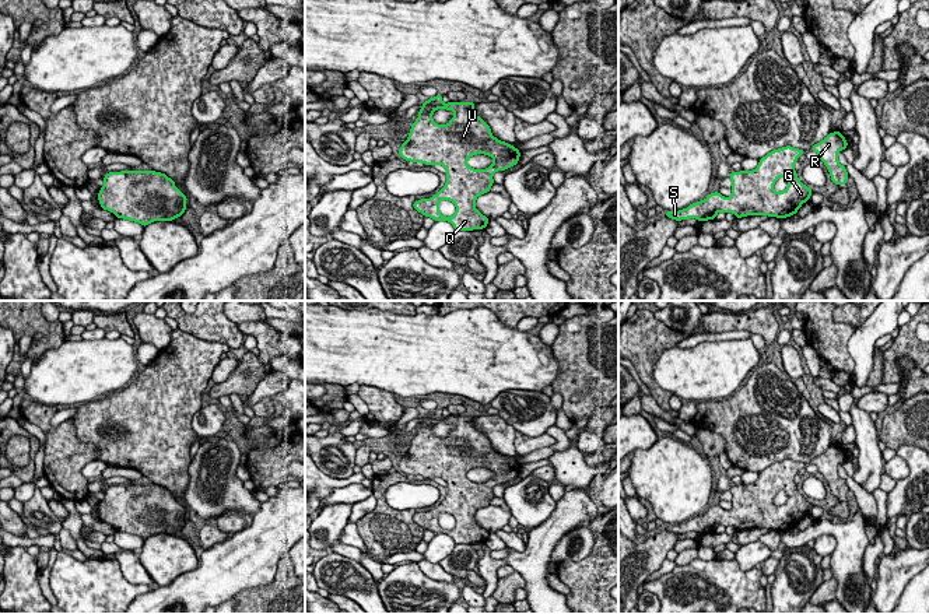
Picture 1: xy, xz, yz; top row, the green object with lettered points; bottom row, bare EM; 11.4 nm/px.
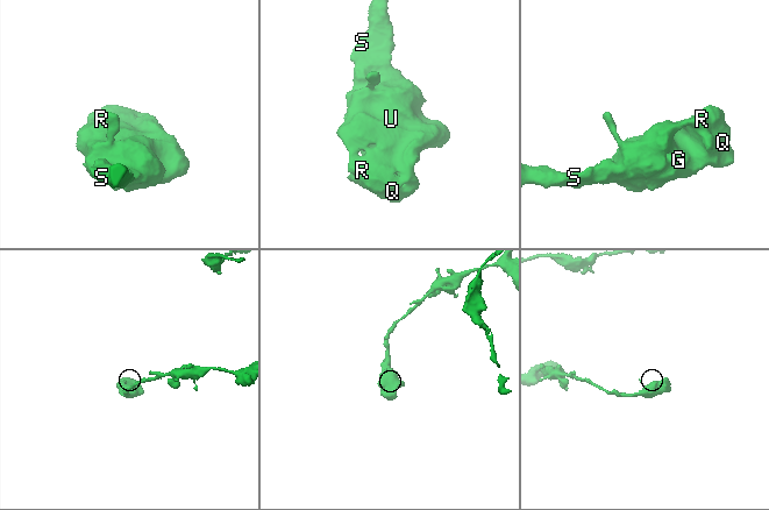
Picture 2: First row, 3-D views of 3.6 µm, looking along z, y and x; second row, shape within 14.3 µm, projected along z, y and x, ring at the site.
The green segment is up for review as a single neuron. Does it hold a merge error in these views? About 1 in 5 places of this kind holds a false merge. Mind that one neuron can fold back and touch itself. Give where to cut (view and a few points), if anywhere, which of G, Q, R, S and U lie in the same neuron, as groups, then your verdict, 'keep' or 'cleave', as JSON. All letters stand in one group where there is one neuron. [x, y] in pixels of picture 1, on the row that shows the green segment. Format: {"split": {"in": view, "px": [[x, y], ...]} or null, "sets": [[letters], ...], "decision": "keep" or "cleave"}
{"split": null, "sets": [["G", "Q", "R", "S", "U"]], "decision": "keep"}

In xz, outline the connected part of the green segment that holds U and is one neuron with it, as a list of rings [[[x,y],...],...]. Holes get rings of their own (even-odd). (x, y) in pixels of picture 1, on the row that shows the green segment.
[[[437,95],[423,102],[418,117],[411,124],[409,138],[399,155],[404,161],[424,165],[442,165],[446,185],[432,197],[413,203],[414,210],[434,221],[448,221],[456,231],[484,229],[490,220],[474,206],[476,199],[491,190],[492,175],[519,162],[520,152],[509,143],[492,136],[490,126],[474,113],[474,102],[442,102]],[[438,109],[453,110],[448,124],[438,124],[432,113]],[[484,154],[494,159],[485,169],[467,165],[473,155]],[[449,200],[456,213],[452,217],[439,213],[439,201]]]

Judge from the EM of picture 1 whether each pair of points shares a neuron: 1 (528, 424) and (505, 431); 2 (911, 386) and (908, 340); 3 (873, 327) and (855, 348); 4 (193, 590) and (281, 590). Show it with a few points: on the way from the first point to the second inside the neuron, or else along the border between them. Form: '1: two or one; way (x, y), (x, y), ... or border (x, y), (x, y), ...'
1: two; border (497, 414), (516, 432)
2: two; border (908, 357), (898, 361), (903, 368), (898, 381)
3: one; way (868, 333), (861, 343)
4: two; border (273, 578), (267, 583), (242, 589), (234, 596)

